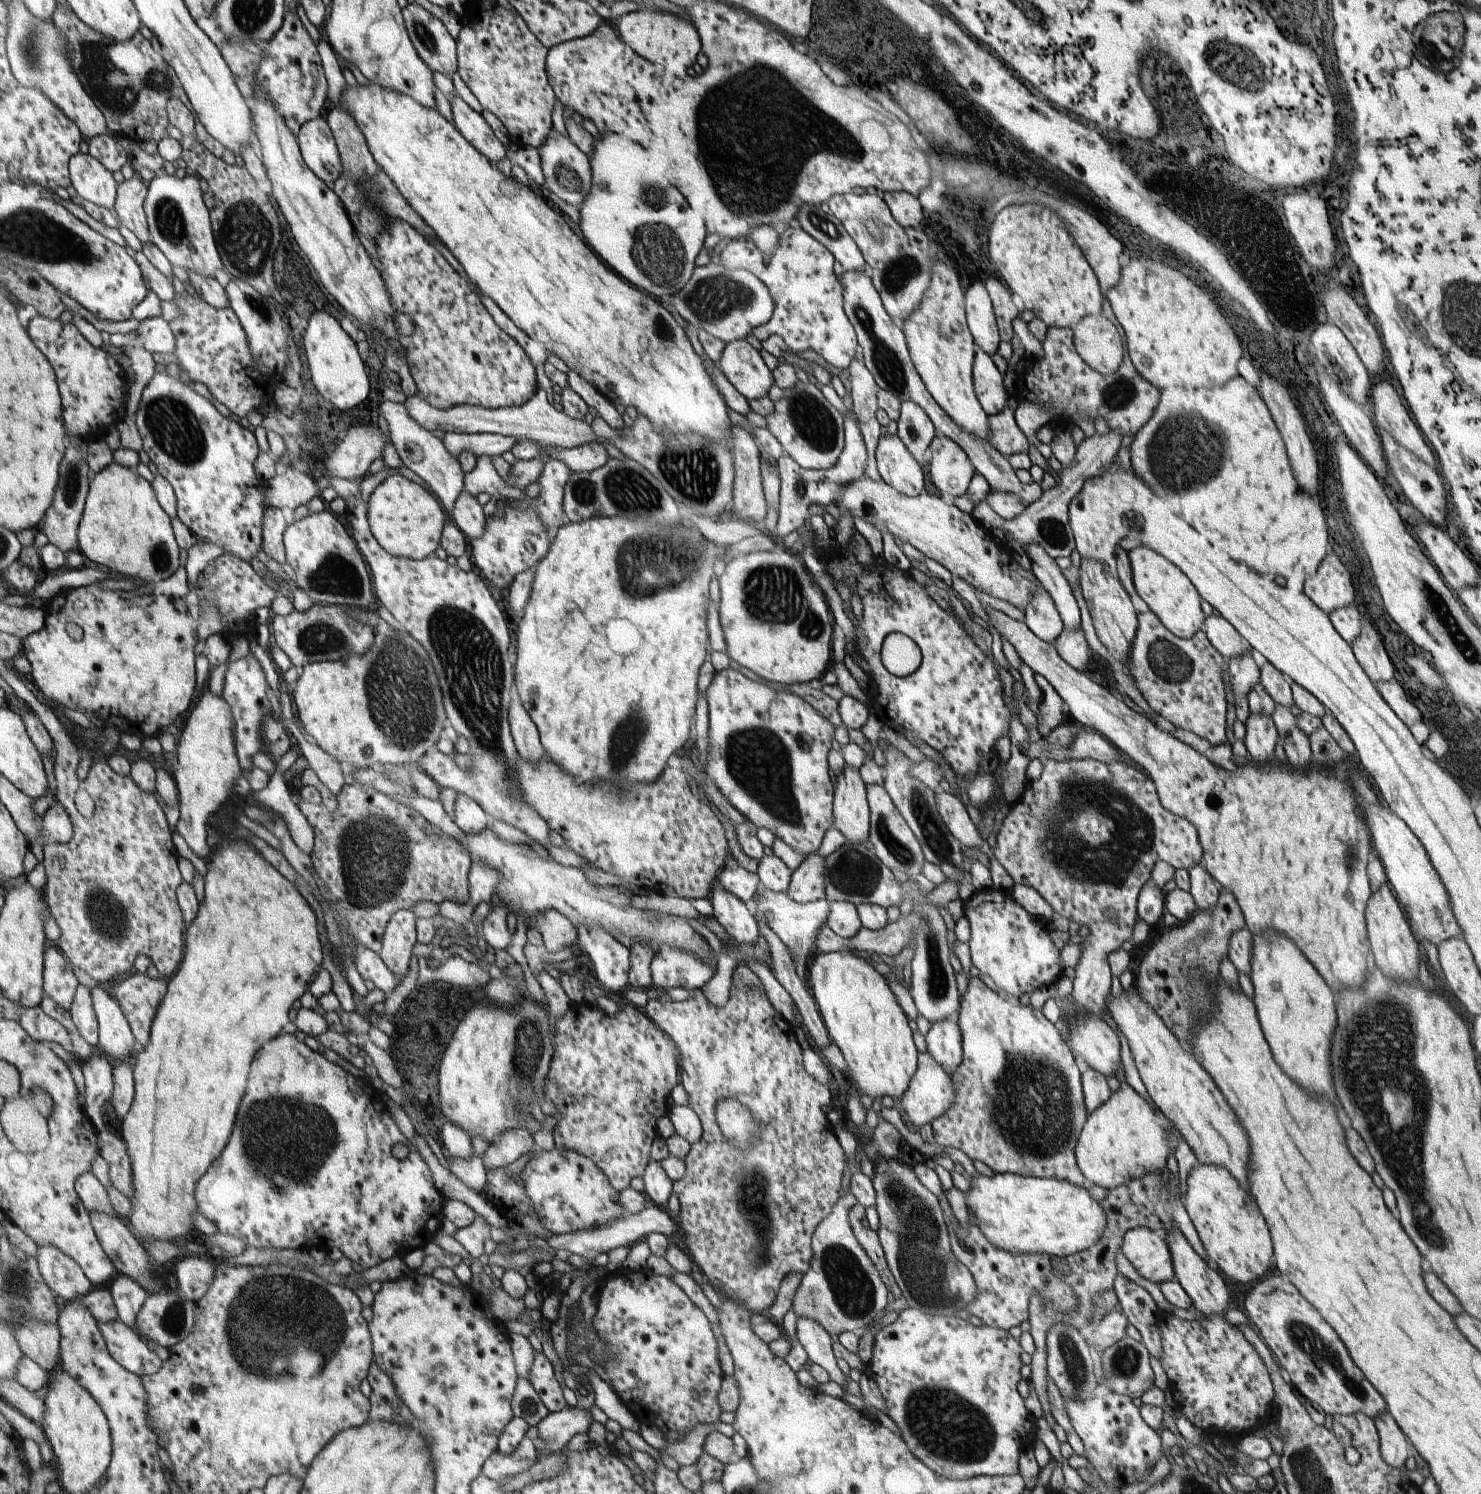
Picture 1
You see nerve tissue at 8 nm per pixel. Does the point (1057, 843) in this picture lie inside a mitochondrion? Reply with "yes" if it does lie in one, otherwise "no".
yes

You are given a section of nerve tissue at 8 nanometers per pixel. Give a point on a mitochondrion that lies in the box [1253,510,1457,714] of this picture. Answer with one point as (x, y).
(1432, 602)

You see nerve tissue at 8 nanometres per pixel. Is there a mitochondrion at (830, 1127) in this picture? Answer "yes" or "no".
no

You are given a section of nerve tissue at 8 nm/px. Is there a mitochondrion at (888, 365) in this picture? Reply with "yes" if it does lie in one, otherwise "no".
yes

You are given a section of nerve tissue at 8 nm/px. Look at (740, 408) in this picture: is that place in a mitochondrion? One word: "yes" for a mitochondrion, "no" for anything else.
no

